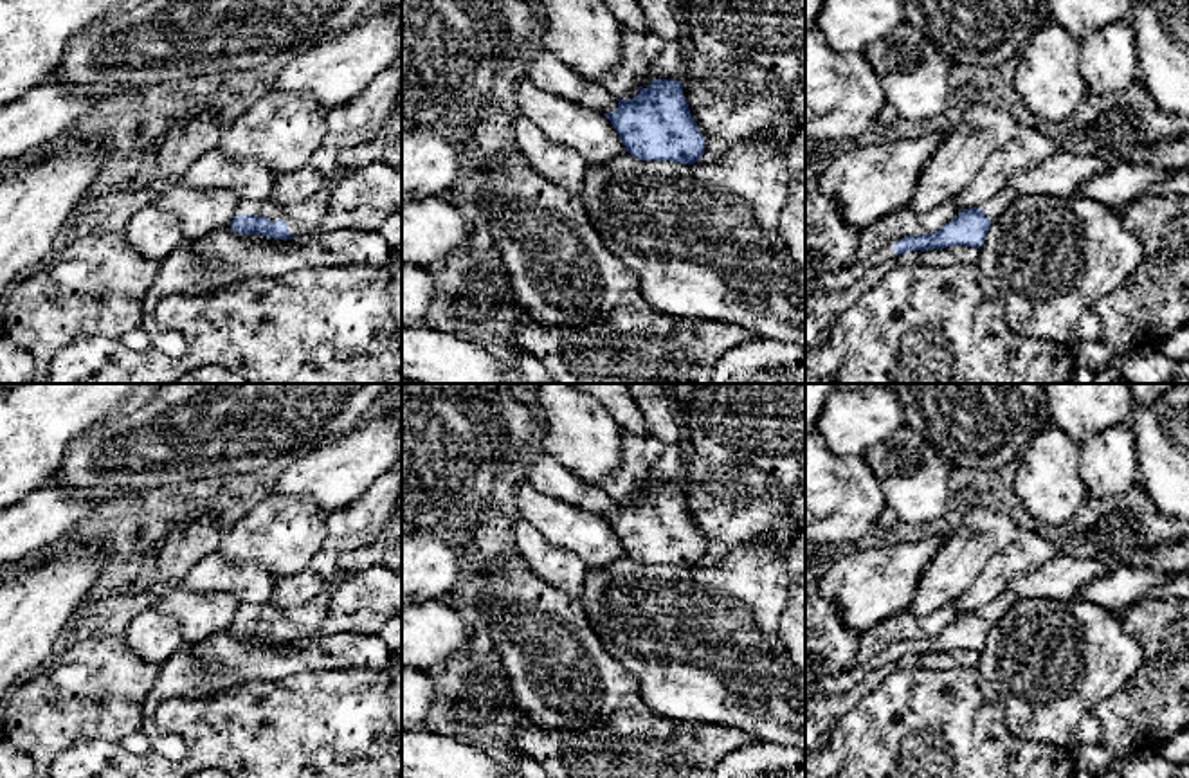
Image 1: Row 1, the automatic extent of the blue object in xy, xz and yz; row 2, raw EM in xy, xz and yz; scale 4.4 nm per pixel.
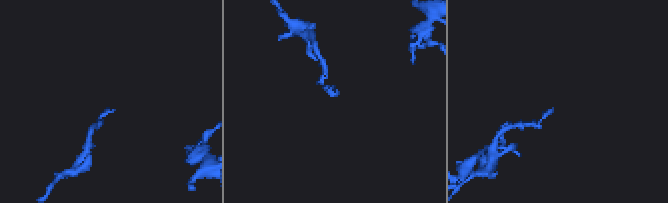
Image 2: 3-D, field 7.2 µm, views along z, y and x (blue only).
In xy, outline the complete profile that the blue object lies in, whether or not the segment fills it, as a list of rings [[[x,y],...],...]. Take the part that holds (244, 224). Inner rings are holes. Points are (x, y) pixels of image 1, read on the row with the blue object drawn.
[[[326,193],[288,205],[274,204],[270,198],[261,202],[241,200],[231,227],[238,234],[297,240],[313,234],[328,209]]]

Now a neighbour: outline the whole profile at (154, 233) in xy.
[[[153,204],[130,218],[123,236],[142,258],[159,263],[182,243],[178,218]]]

